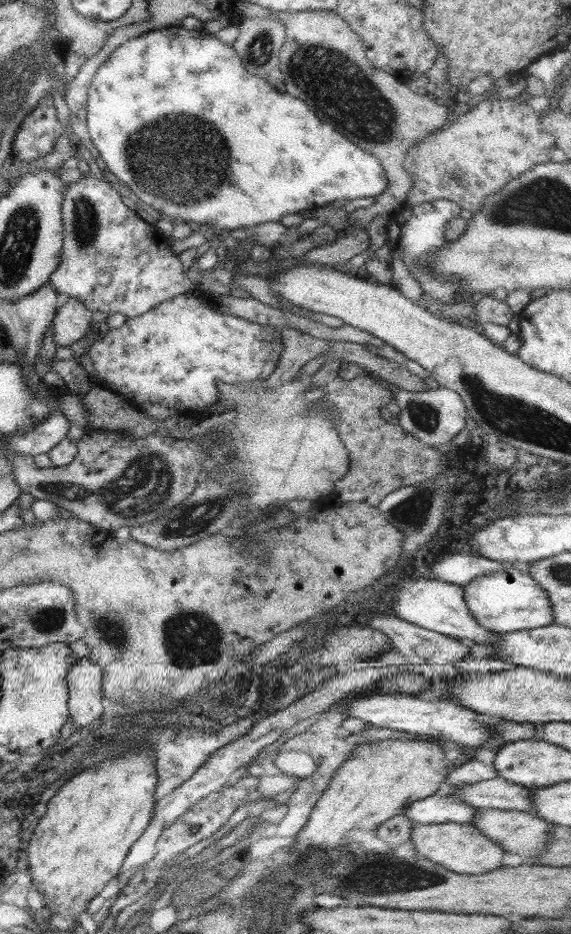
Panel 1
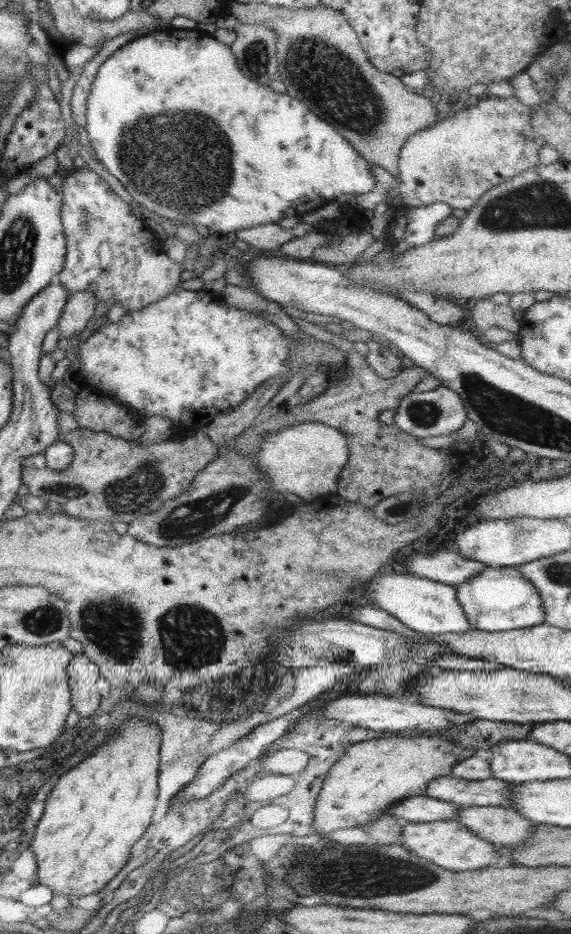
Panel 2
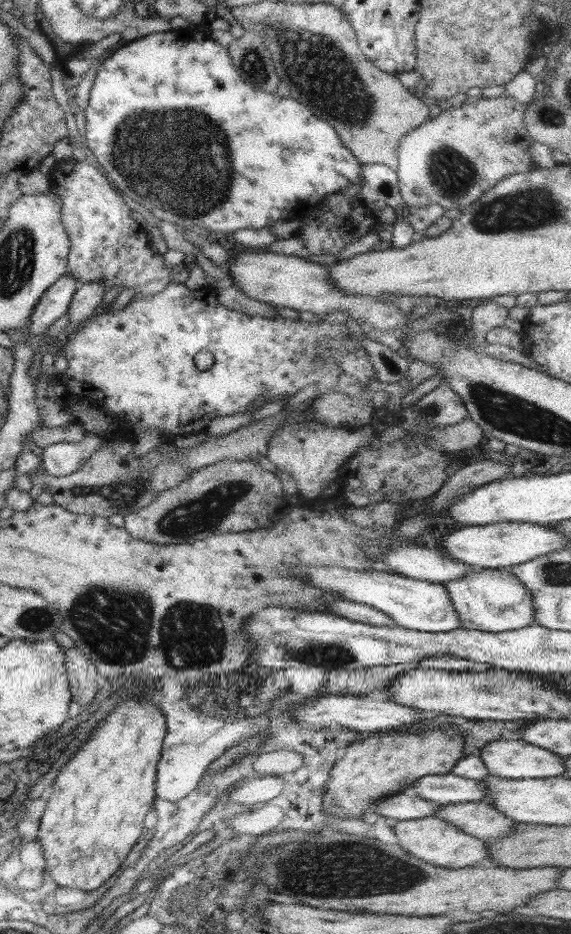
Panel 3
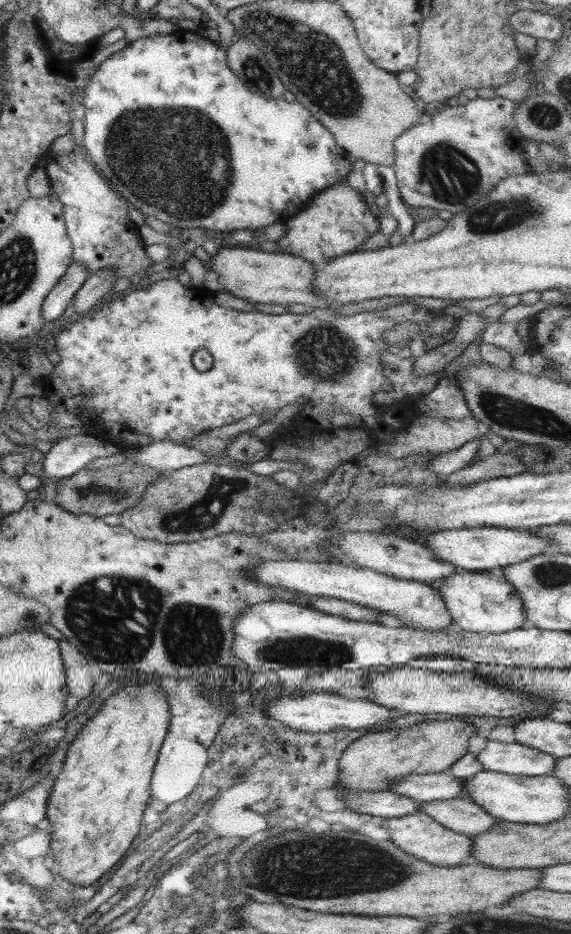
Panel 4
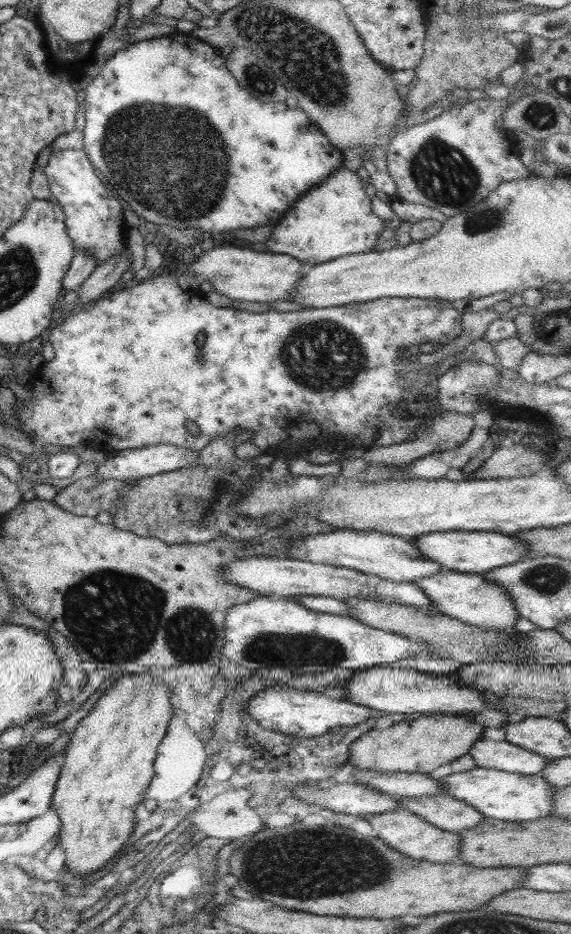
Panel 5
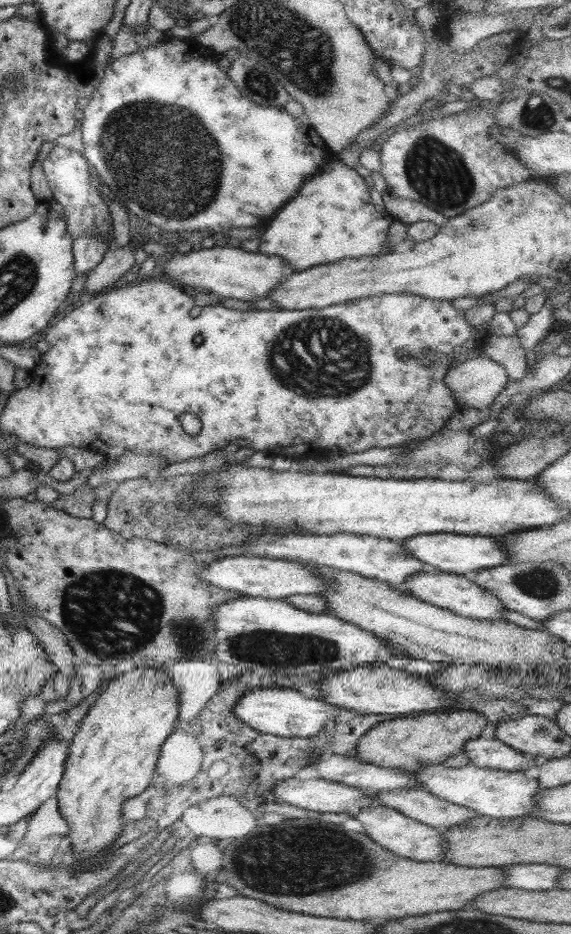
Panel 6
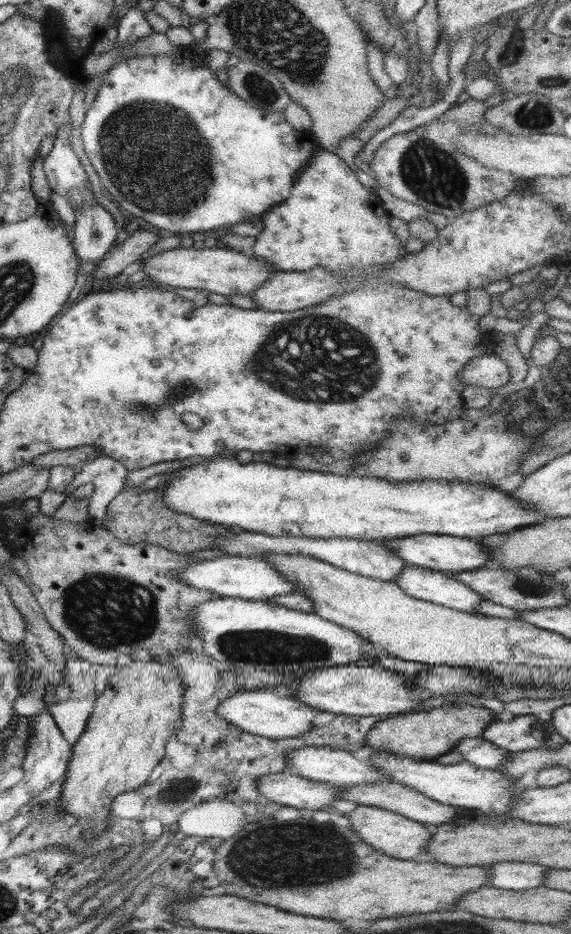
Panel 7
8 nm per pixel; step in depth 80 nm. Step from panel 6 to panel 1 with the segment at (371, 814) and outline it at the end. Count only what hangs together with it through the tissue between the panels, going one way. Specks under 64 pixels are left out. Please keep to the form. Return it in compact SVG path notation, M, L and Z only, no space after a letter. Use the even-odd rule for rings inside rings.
M414 823L411 841L420 857L427 858L444 868L460 874L487 873L502 866L506 850L482 834L470 823L420 824Z

